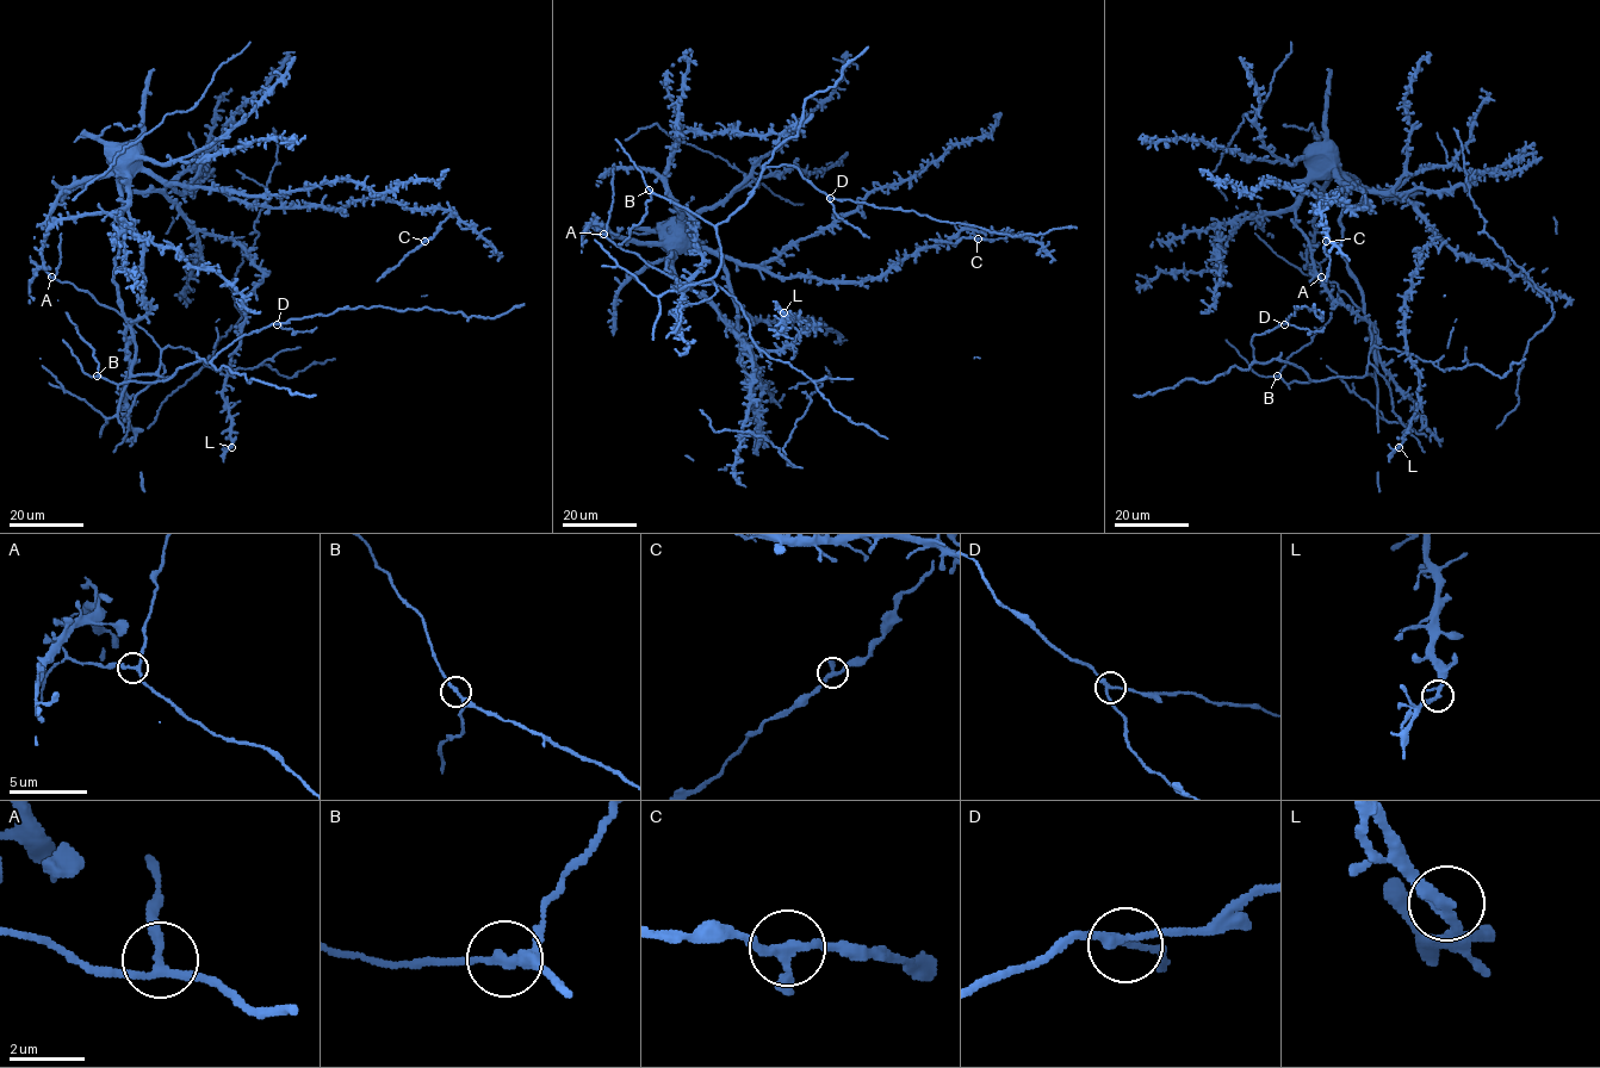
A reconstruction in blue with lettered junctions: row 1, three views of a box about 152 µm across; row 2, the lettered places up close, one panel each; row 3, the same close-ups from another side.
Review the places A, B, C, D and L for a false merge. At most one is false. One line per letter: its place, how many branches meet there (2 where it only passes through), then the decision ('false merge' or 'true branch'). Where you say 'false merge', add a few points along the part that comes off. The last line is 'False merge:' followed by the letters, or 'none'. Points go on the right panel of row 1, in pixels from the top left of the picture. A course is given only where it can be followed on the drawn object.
A: place (1321, 277); branches 3; true branch
B: place (1277, 376); branches 3; true branch
C: place (1326, 241); branches 3; true branch
D: place (1284, 324); branches 3; true branch
L: place (1399, 447); branches 3; true branch
False merge: none

